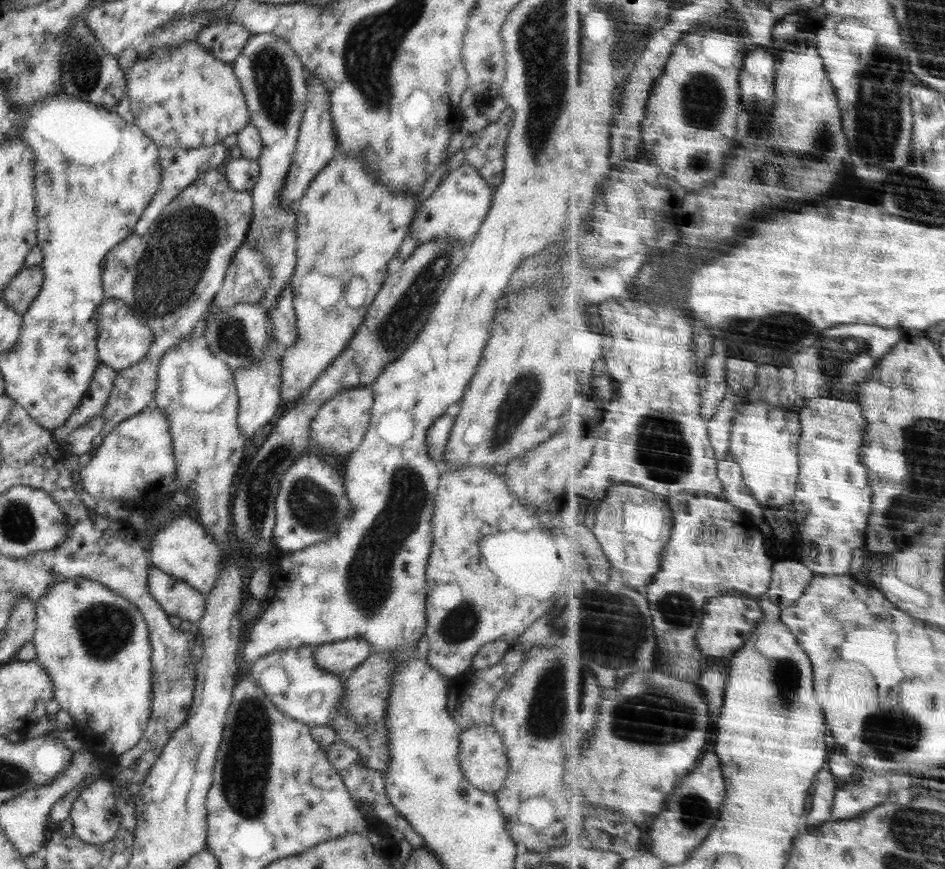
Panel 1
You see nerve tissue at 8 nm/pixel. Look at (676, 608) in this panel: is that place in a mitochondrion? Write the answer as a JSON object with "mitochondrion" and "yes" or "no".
{"mitochondrion":"yes"}

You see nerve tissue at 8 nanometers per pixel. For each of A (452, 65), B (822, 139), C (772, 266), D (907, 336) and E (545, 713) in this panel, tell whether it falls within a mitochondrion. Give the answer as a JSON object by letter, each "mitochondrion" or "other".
{"A":"other","B":"mitochondrion","C":"other","D":"other","E":"mitochondrion"}

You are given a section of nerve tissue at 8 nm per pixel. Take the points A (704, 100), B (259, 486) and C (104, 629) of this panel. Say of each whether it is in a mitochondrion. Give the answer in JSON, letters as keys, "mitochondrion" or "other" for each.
{"A":"mitochondrion","B":"mitochondrion","C":"mitochondrion"}

